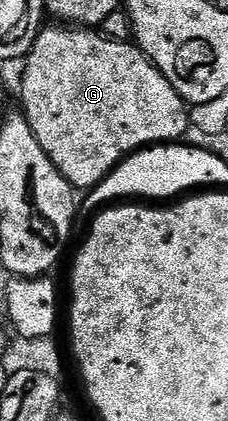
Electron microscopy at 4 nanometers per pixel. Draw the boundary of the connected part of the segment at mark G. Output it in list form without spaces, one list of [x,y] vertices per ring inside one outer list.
[[[58,27],[62,29],[43,28],[39,32],[38,38],[34,41],[34,48],[31,49],[29,57],[25,58],[24,66],[26,70],[22,73],[22,105],[21,112],[26,114],[28,123],[32,127],[32,131],[36,135],[36,139],[40,143],[40,147],[44,147],[44,151],[48,155],[50,162],[60,171],[60,175],[75,190],[89,191],[95,185],[100,184],[115,165],[123,160],[127,155],[136,153],[140,149],[147,148],[159,143],[174,143],[182,137],[191,128],[191,114],[188,112],[187,102],[172,87],[172,83],[168,83],[168,79],[158,68],[150,61],[149,57],[138,48],[134,43],[116,43],[109,41],[107,37],[103,37],[101,32],[95,31],[90,27]]]

